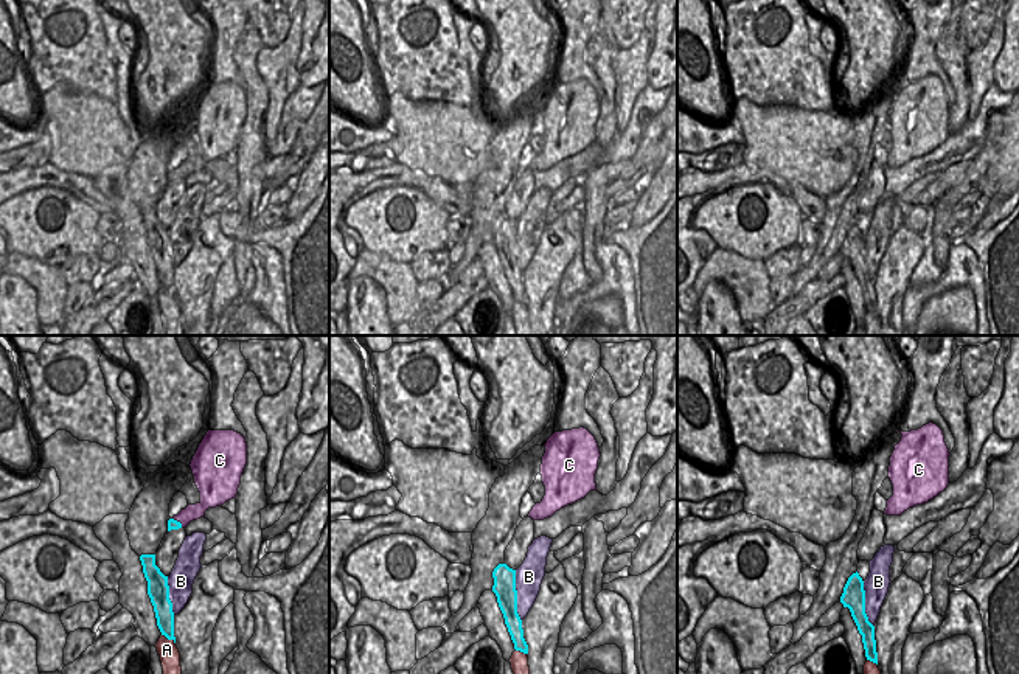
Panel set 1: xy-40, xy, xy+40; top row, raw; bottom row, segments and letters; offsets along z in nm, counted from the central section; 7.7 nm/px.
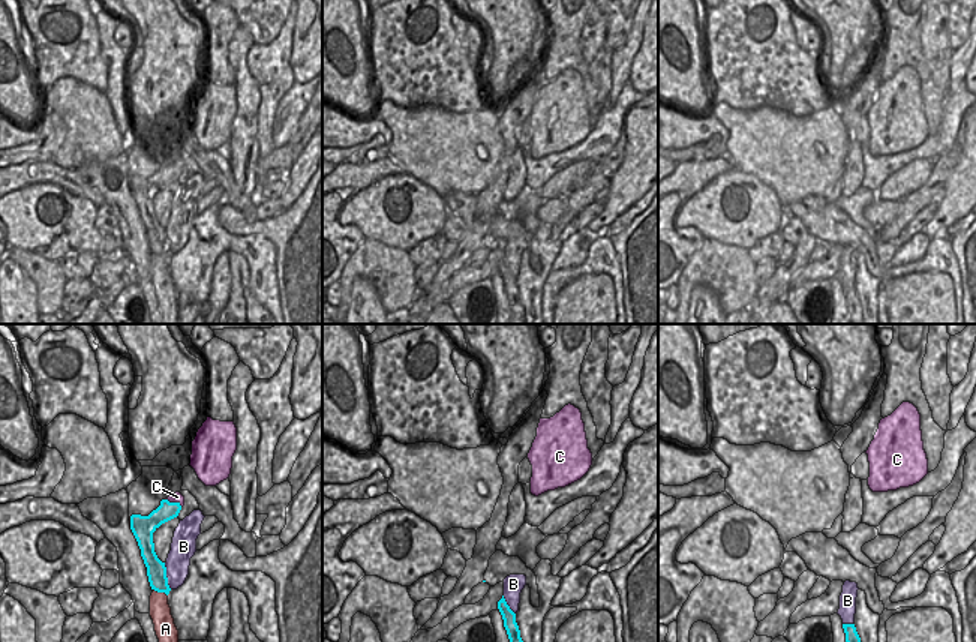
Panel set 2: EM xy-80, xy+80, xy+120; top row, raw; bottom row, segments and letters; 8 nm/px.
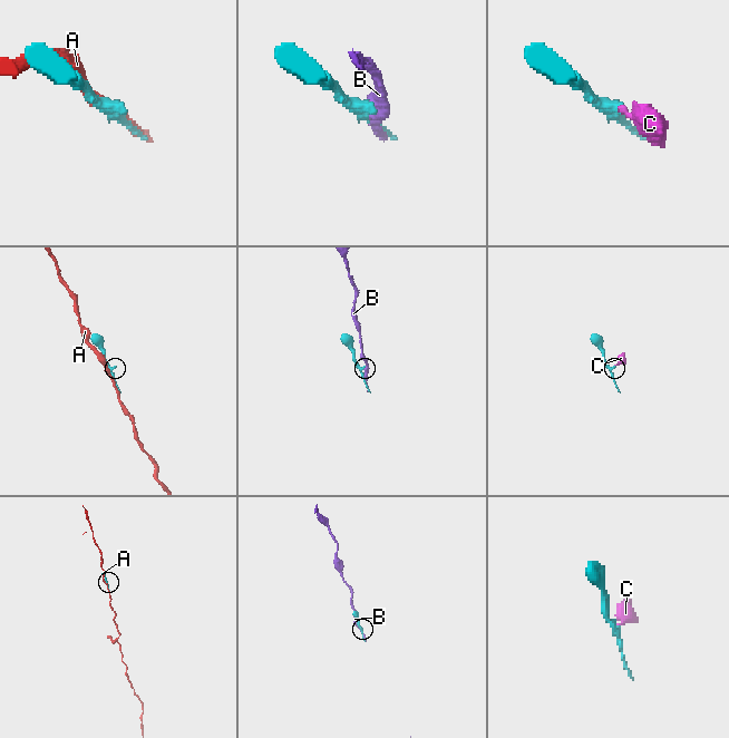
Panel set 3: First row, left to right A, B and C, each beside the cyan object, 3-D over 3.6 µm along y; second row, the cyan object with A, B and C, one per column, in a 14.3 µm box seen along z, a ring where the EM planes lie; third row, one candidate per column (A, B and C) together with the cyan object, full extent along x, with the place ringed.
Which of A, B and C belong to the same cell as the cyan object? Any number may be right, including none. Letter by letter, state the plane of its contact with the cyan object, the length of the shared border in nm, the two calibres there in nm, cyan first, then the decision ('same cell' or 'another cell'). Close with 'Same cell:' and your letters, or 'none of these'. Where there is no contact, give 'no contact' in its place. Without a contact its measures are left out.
A: xy-40 | 130 nm | 140/160 nm | another cell
B: xy | 400 nm | 170/220 nm | another cell
C: xy-40 | 110 nm | 80/120 nm | another cell
Same cell: none of these

